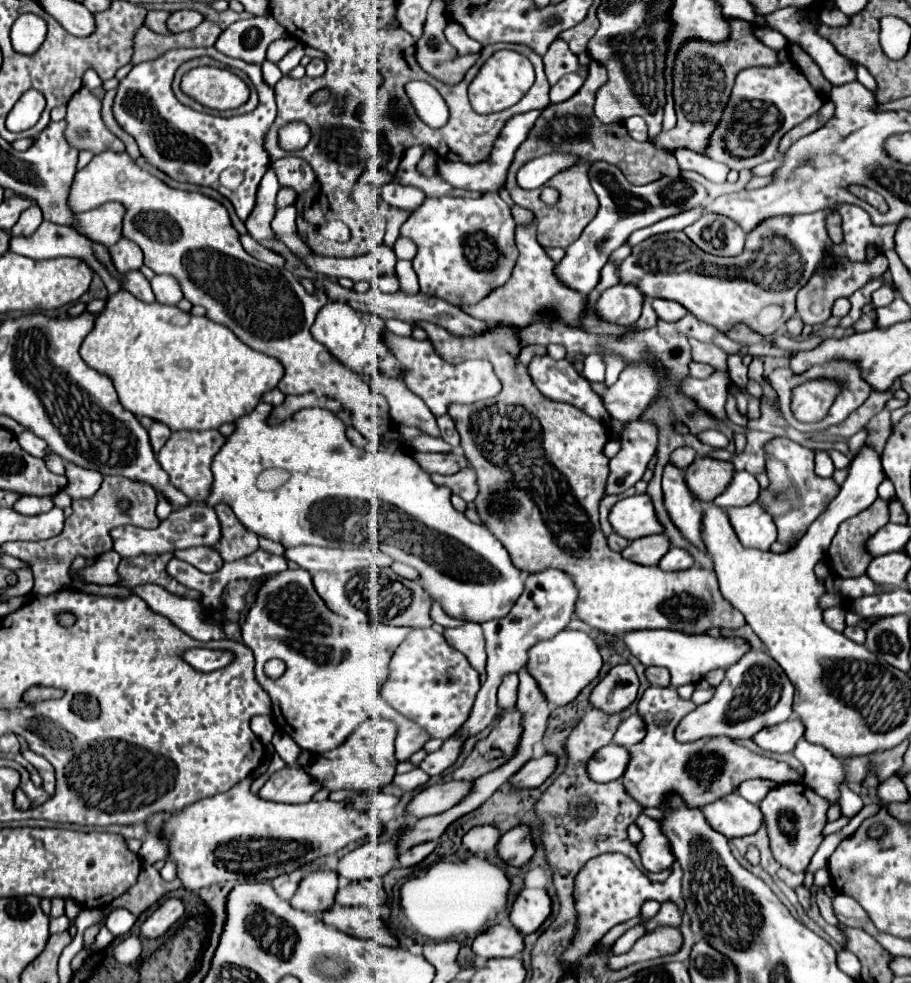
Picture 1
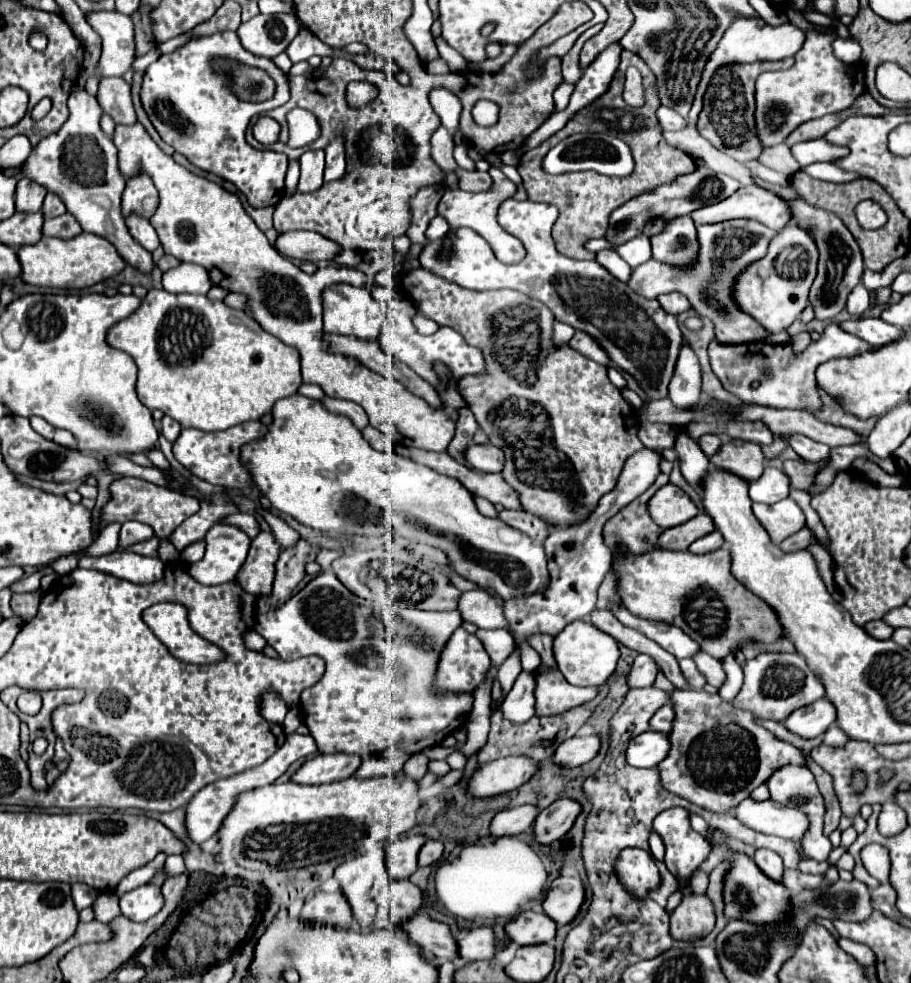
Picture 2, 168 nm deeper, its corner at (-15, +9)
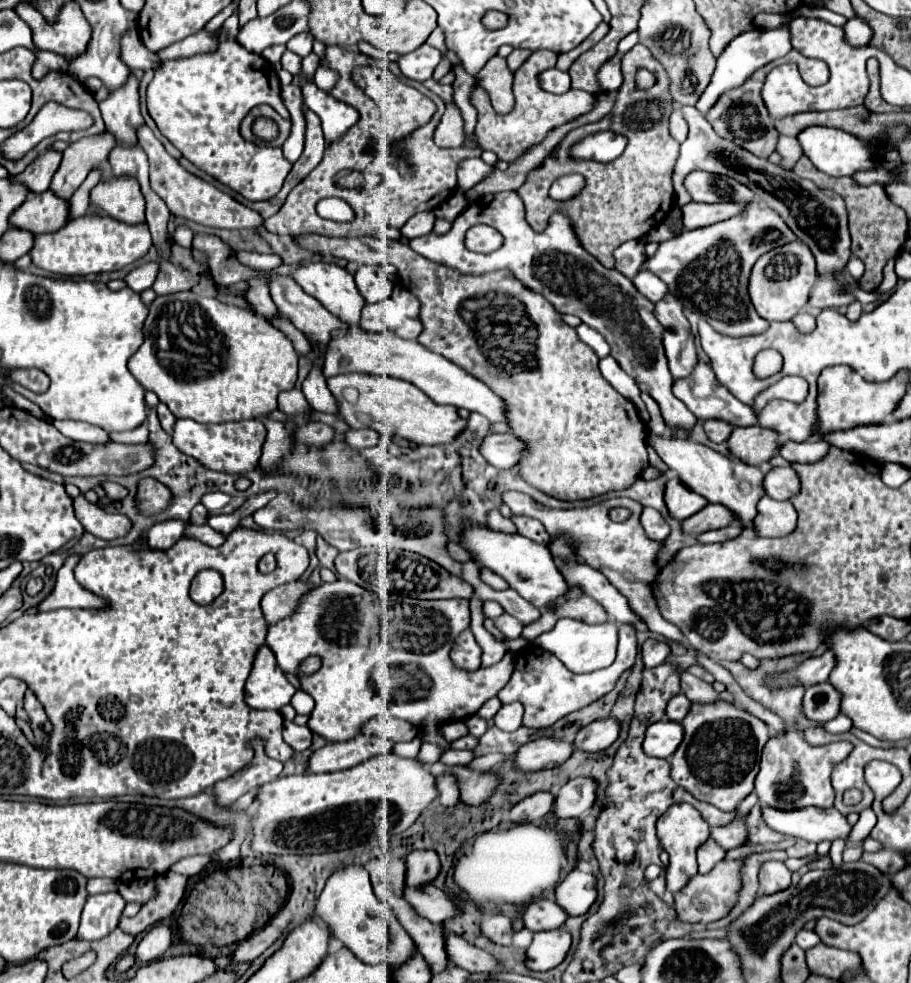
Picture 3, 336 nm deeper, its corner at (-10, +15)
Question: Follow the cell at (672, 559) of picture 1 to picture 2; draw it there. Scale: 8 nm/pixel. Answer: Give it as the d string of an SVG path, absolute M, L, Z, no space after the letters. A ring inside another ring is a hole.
M715 530L715 532L711 532L711 534L707 534L707 536L699 538L699 540L695 540L689 546L689 552L693 552L693 554L707 554L707 552L713 552L713 550L721 548L723 544L725 544L723 542L723 536Z

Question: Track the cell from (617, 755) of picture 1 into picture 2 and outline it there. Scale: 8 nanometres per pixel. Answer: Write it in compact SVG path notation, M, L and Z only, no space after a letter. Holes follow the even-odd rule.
M649 730L631 740L627 748L627 762L637 768L653 768L663 762L663 758L667 758L669 750L669 736Z

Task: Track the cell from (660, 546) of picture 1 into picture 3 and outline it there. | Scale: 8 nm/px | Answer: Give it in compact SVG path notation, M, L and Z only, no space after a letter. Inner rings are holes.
M708 504L700 512L696 512L694 516L682 520L682 530L686 534L698 536L698 534L702 534L706 530L724 528L724 526L728 526L732 522L734 522L734 516L730 516L730 512L726 508L722 508L720 504Z

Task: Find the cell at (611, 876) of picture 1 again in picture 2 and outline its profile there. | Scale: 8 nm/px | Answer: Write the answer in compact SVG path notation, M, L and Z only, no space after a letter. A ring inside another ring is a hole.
M625 848L615 864L615 872L633 896L645 898L647 892L659 886L659 870L653 856L639 848Z

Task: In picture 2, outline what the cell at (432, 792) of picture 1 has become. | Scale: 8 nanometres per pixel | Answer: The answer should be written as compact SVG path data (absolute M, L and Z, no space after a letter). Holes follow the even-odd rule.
M507 756L483 764L469 780L469 792L475 798L503 794L523 786L539 770L539 764L527 756Z

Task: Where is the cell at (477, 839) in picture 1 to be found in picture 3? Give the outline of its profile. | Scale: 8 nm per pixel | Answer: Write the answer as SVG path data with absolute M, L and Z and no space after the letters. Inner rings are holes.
M536 792L520 800L518 804L514 804L512 810L508 812L508 820L514 824L534 822L552 810L552 802L554 802L554 796L550 792Z

